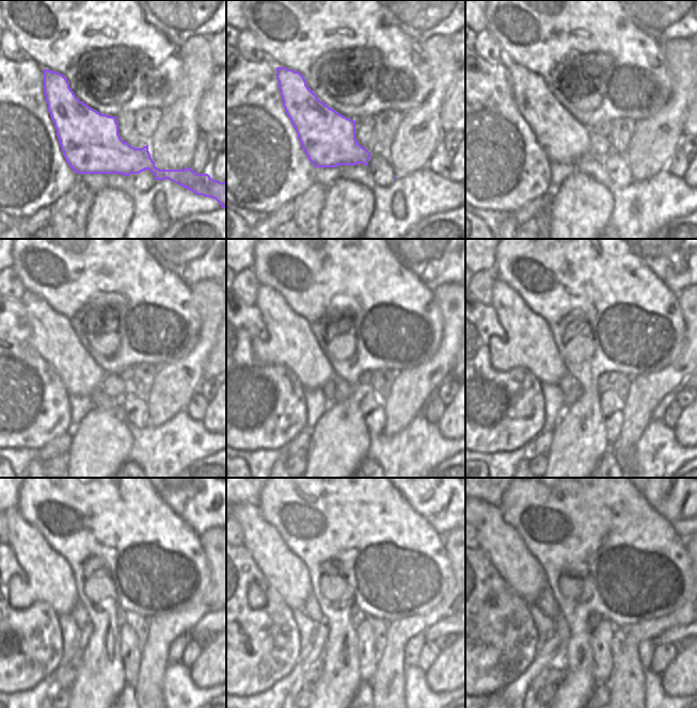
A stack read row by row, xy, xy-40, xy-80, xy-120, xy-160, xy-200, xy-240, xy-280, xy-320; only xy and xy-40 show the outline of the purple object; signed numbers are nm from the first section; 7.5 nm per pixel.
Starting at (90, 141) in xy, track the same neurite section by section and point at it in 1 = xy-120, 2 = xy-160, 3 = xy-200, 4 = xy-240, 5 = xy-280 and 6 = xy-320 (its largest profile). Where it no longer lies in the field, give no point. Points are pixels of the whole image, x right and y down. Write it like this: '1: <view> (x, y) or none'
1: xy-120 (51, 335)
2: xy-160 (290, 342)
3: xy-200 (529, 344)
4: xy-240 (51, 580)
5: xy-280 (283, 569)
6: xy-320 (502, 544)

